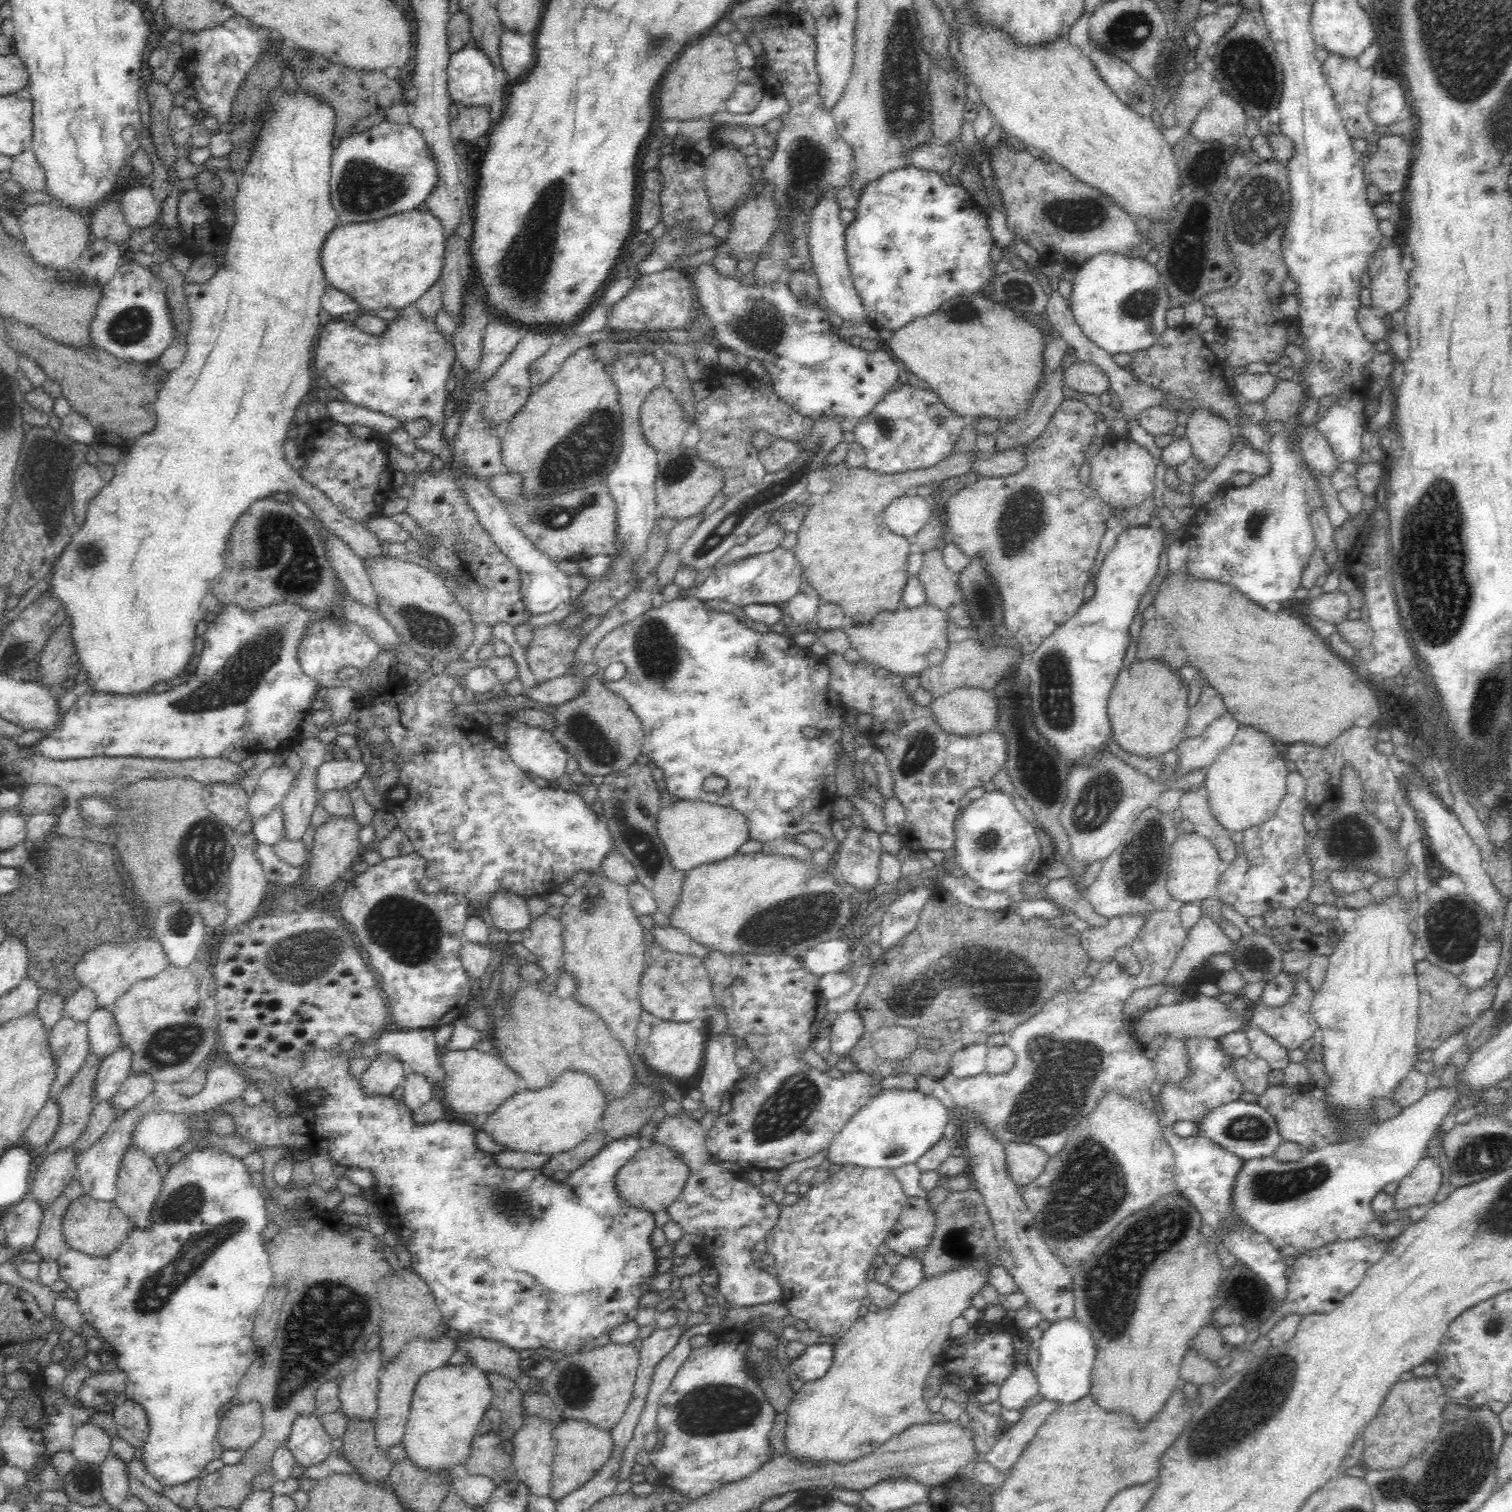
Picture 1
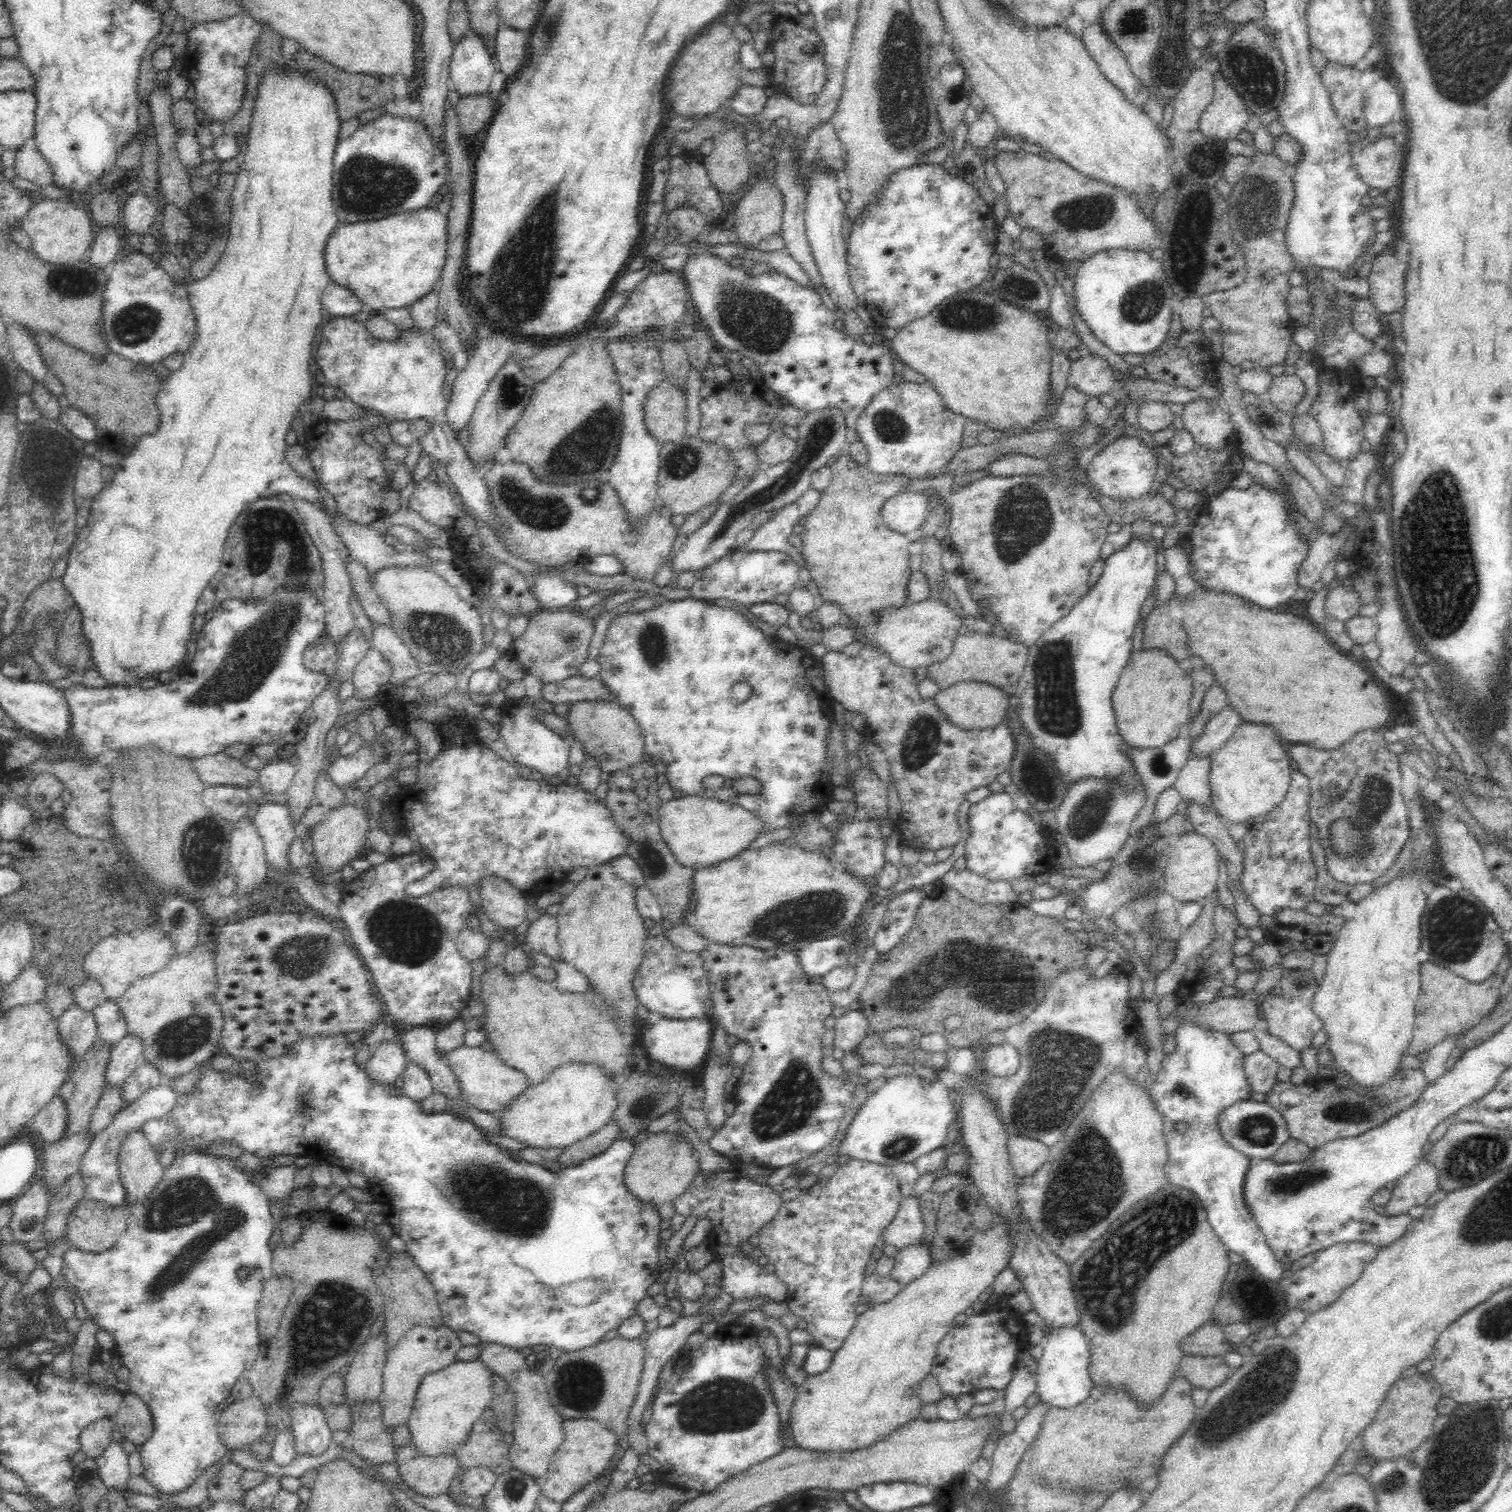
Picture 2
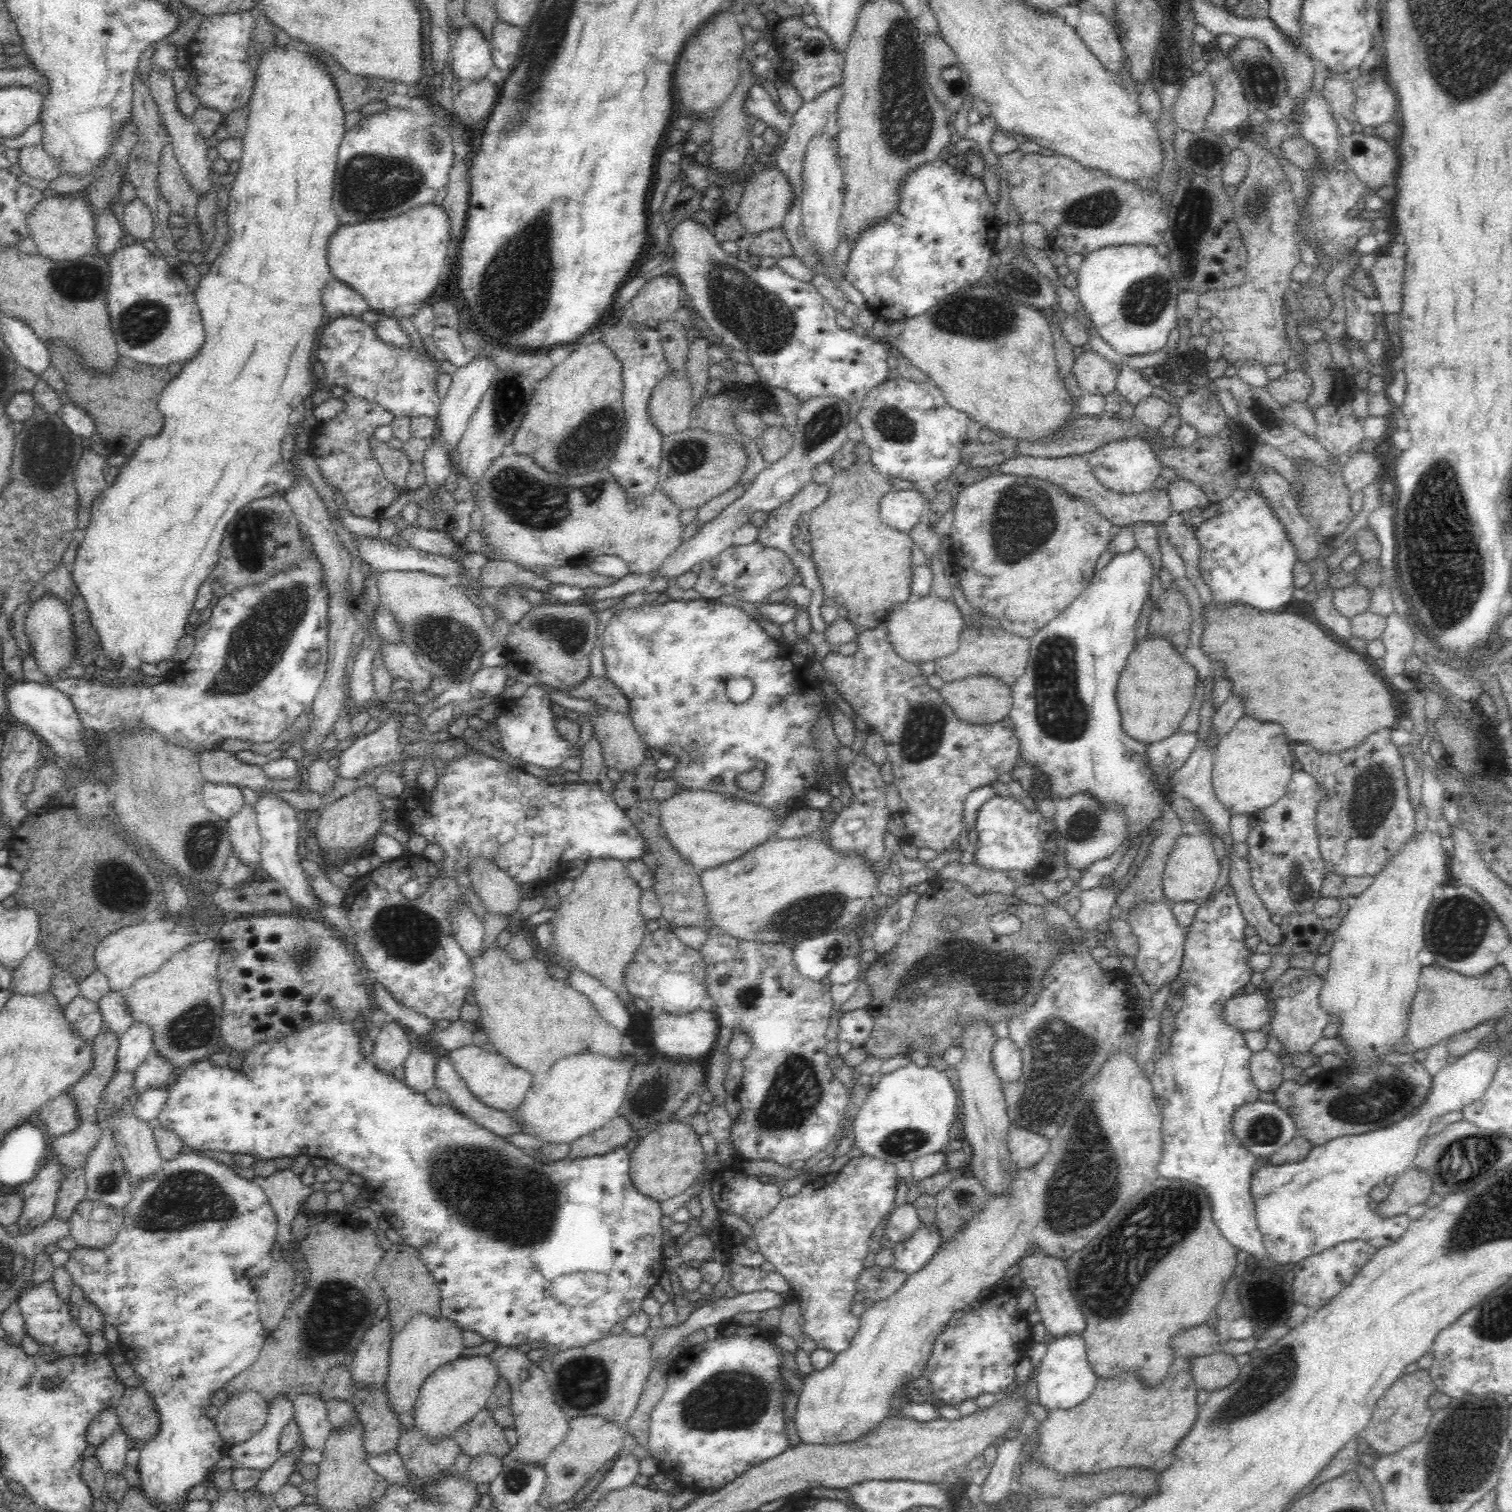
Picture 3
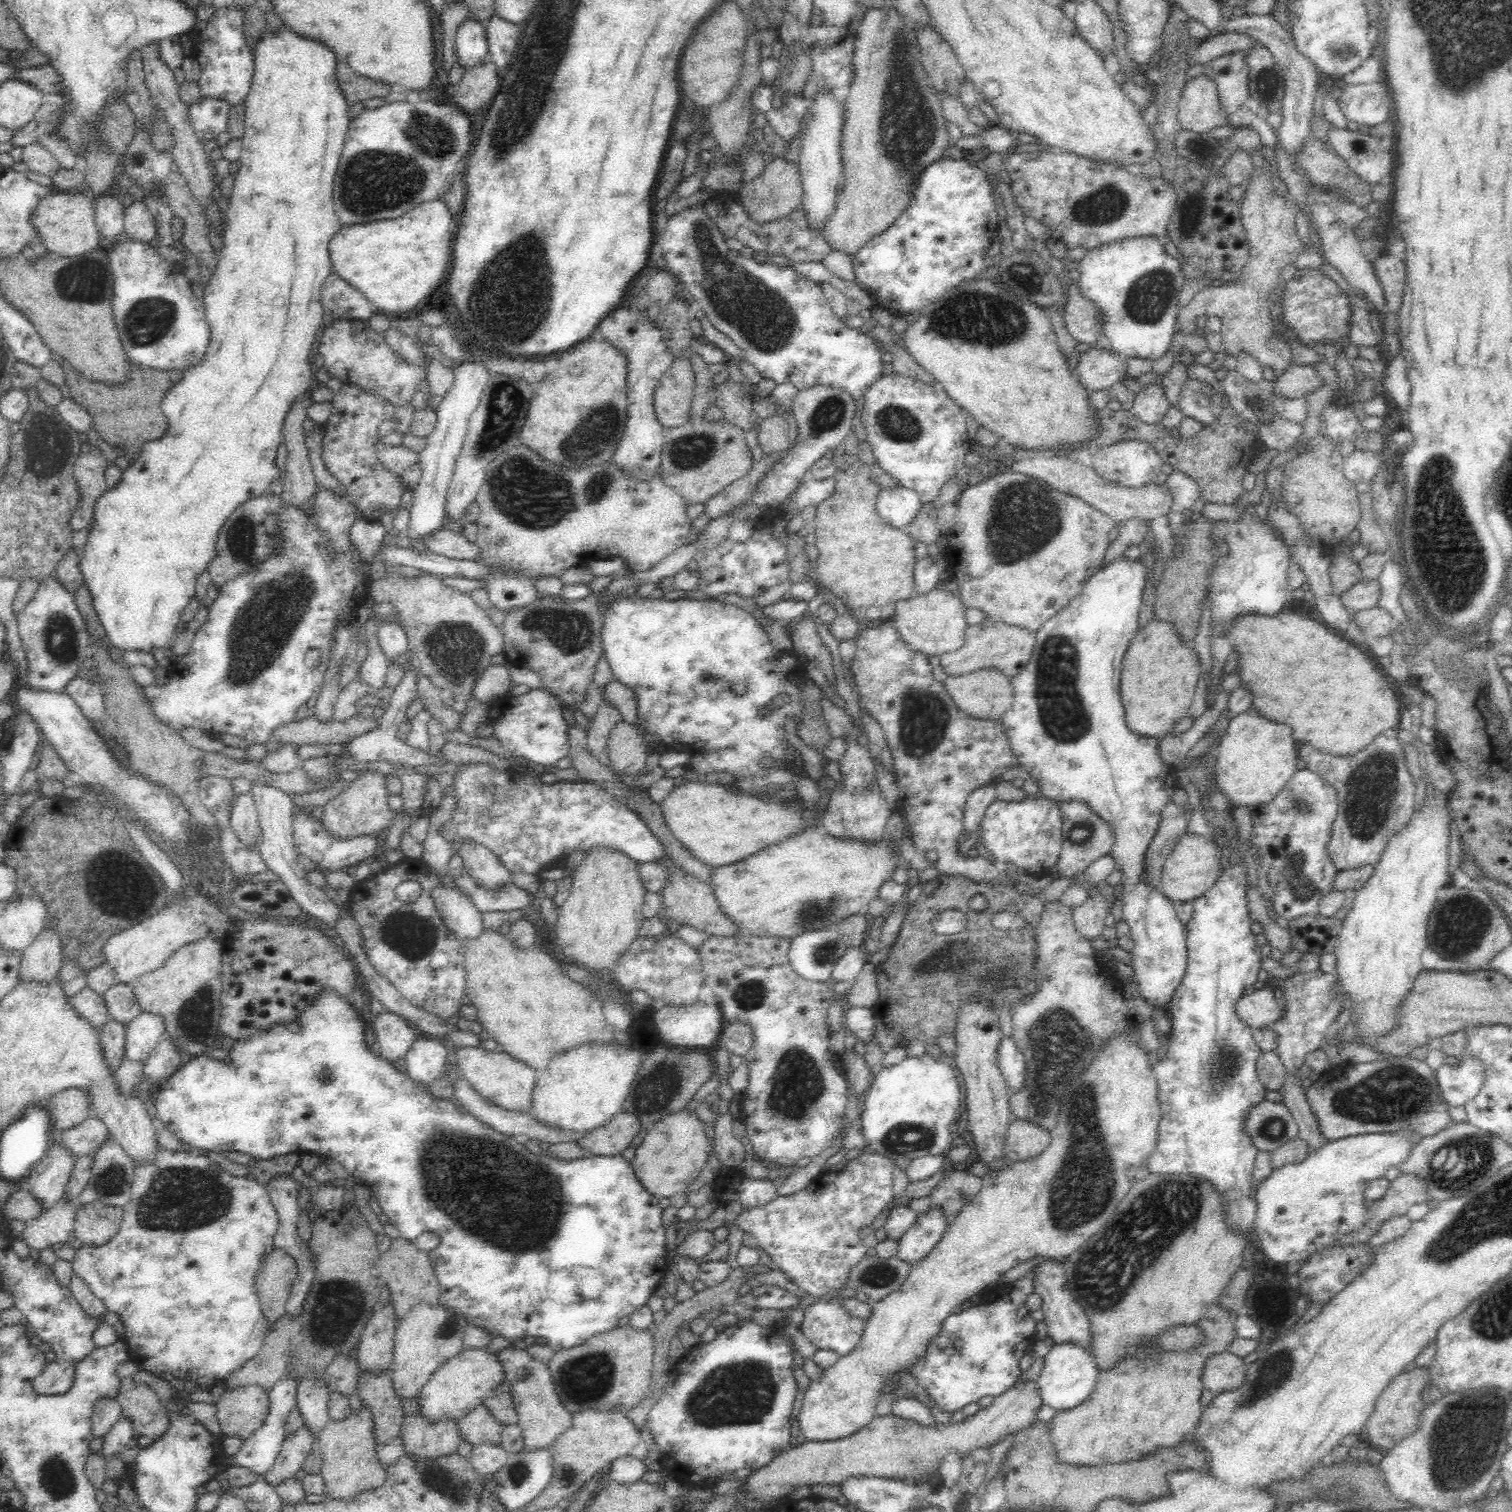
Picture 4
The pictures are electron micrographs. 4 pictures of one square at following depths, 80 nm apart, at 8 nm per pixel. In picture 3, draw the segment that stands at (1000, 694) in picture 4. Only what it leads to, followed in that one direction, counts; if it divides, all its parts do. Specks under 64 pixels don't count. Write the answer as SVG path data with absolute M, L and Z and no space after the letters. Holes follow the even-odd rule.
M971 676L953 680L939 689L954 715L970 724L992 724L1009 716L1013 705L1011 687L994 676Z

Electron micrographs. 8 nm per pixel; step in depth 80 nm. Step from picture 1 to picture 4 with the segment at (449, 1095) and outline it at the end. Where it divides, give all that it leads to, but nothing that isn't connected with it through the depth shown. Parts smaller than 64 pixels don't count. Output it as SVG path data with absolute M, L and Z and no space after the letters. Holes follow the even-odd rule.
M484 1047L457 1048L456 1066L475 1092L489 1103L504 1110L516 1113L531 1112L531 1097L534 1084L539 1075L528 1065L502 1051L488 1051Z

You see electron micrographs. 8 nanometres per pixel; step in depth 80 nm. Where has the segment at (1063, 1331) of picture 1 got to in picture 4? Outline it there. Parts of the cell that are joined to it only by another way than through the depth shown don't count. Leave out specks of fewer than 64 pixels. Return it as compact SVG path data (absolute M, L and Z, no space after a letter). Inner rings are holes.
M1073 1342L1053 1343L1044 1358L1041 1373L1035 1381L1042 1404L1044 1404L1045 1413L1051 1409L1068 1410L1082 1404L1094 1392L1098 1373L1099 1370L1094 1363L1092 1354L1081 1345Z

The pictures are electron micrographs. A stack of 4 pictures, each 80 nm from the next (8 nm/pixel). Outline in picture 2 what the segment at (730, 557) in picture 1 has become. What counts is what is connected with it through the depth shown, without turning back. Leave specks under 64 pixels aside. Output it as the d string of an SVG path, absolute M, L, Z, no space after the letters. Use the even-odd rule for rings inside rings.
M810 488L804 492L797 502L778 509L771 515L771 519L761 528L756 529L752 538L742 547L736 548L735 552L768 552L779 551L794 559L804 569L805 561L799 549L792 548L788 543L793 527L802 520L818 505L822 493Z

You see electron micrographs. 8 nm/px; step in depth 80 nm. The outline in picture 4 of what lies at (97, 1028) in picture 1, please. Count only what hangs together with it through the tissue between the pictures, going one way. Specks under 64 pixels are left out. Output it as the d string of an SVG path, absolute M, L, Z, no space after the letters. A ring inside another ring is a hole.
M115 984L103 995L110 1020L128 1026L140 1014L133 988L129 984Z

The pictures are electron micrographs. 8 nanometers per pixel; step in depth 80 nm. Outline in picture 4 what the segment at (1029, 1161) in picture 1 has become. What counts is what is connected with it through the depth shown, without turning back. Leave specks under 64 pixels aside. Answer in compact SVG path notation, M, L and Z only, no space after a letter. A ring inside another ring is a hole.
M1012 1120L1005 1136L1005 1156L1009 1162L1024 1162L1049 1147L1051 1132L1024 1120Z

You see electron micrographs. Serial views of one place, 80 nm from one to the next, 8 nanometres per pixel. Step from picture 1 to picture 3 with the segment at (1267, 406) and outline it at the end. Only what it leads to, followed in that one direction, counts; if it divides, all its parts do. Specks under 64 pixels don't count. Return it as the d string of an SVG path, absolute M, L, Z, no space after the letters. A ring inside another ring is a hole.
M1303 369L1285 370L1277 379L1269 380L1266 386L1272 398L1282 407L1293 402L1306 402L1312 388L1312 379L1304 374Z

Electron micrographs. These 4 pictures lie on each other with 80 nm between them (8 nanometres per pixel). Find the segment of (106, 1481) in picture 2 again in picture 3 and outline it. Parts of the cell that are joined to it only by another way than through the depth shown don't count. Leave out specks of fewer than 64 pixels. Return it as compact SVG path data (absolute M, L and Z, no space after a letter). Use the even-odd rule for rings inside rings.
M118 1428L95 1450L94 1456L98 1458L106 1476L120 1476L126 1471L126 1453L129 1443L130 1439L126 1433Z

